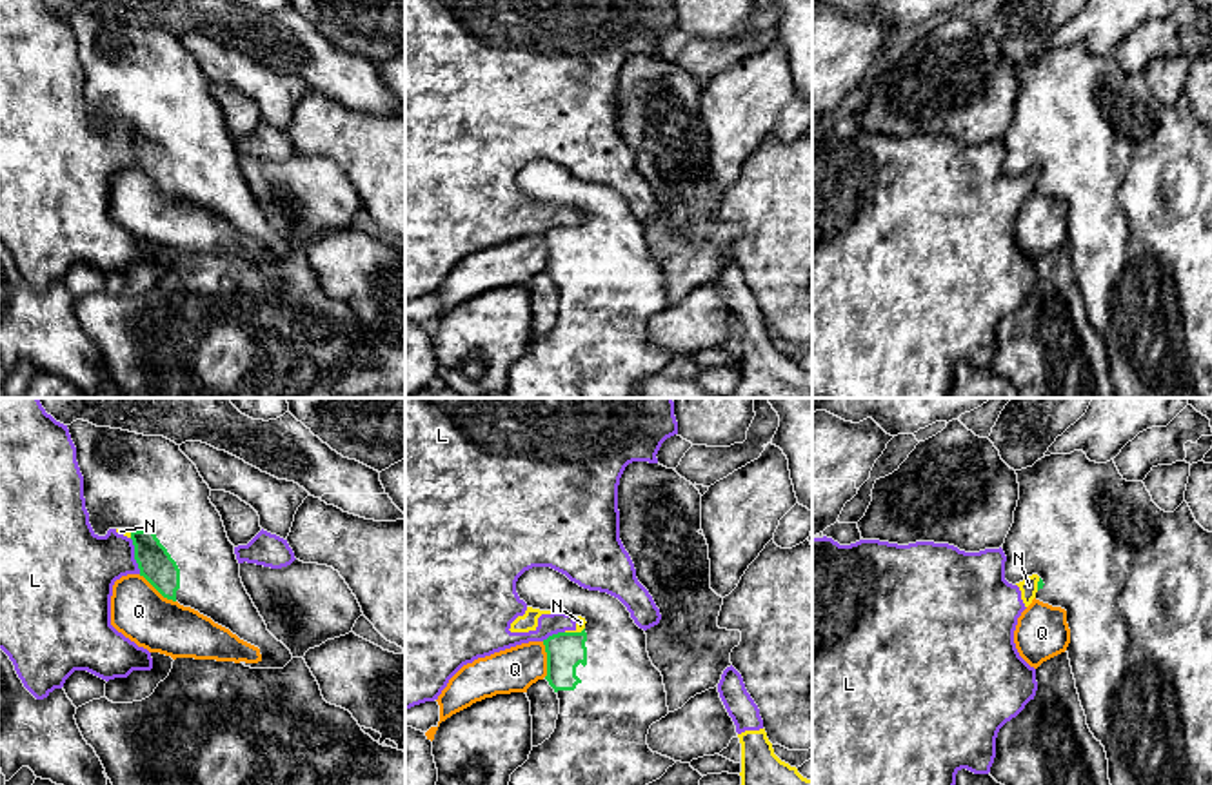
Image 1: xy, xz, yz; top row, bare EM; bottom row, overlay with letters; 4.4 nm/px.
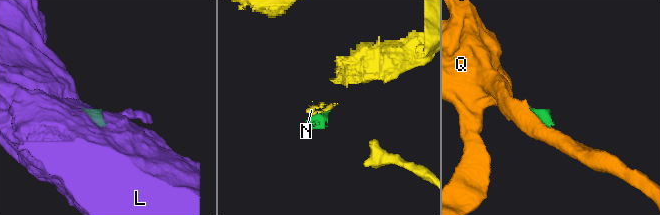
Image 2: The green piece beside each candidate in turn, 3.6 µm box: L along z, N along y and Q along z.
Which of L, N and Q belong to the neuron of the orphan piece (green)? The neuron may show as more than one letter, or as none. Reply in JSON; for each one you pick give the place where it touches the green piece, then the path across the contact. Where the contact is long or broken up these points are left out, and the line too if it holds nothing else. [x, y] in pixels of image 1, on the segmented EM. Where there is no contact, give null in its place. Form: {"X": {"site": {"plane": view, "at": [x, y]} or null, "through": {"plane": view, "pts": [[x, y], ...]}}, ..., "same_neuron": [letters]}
{"same_neuron": []}

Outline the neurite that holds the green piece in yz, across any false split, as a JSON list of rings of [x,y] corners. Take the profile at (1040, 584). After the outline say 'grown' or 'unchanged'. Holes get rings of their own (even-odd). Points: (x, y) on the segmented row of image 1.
[[[1083,451],[1050,454],[1032,467],[1016,471],[1019,500],[1014,523],[1005,538],[1005,580],[1012,585],[1038,574],[1036,600],[1067,611],[1070,643],[1067,647],[1076,689],[1094,738],[1105,747],[1110,785],[1212,785],[1212,532],[1194,518],[1187,502],[1174,512],[1161,511],[1143,482],[1127,482],[1114,460],[1096,463]]]; grown

